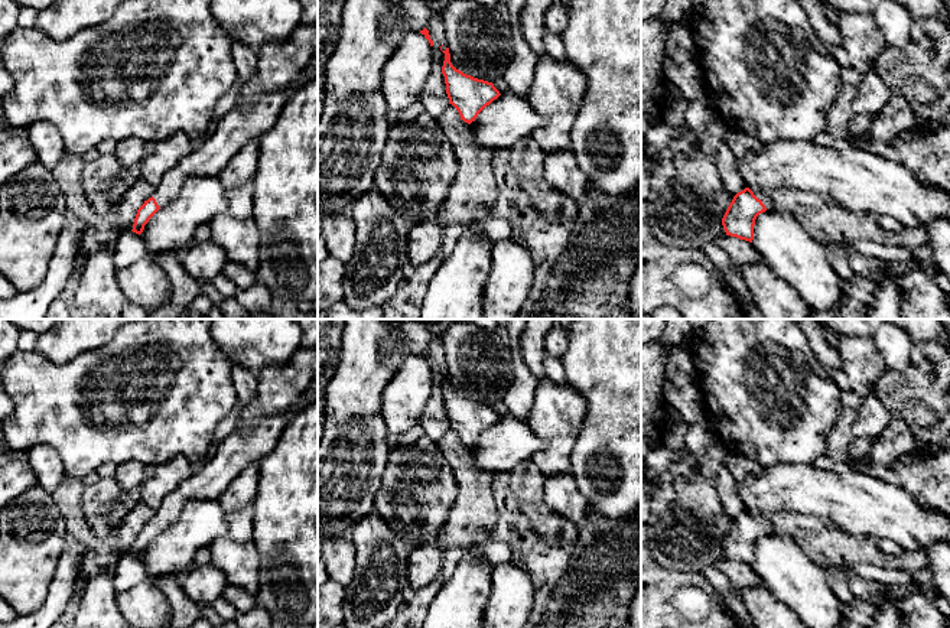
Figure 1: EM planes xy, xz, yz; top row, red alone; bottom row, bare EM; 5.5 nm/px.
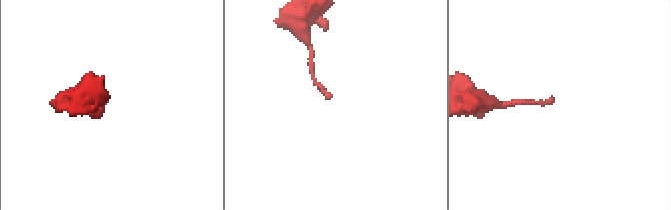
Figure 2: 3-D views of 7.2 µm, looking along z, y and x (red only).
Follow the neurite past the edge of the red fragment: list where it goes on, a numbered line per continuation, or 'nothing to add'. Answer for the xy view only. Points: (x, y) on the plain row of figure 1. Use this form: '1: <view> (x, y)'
1: xy (244, 446)

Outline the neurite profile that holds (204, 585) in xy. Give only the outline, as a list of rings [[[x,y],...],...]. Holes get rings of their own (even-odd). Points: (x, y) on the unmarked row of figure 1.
[[[214,564],[192,566],[182,588],[196,603],[211,605],[227,585],[225,575]]]

